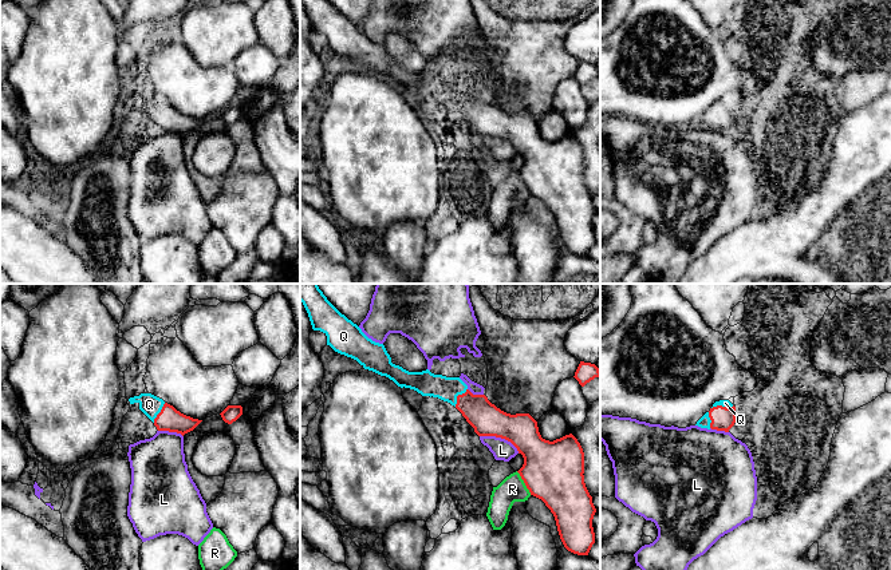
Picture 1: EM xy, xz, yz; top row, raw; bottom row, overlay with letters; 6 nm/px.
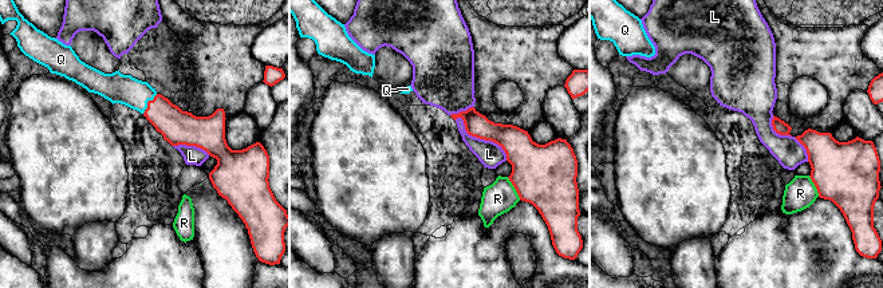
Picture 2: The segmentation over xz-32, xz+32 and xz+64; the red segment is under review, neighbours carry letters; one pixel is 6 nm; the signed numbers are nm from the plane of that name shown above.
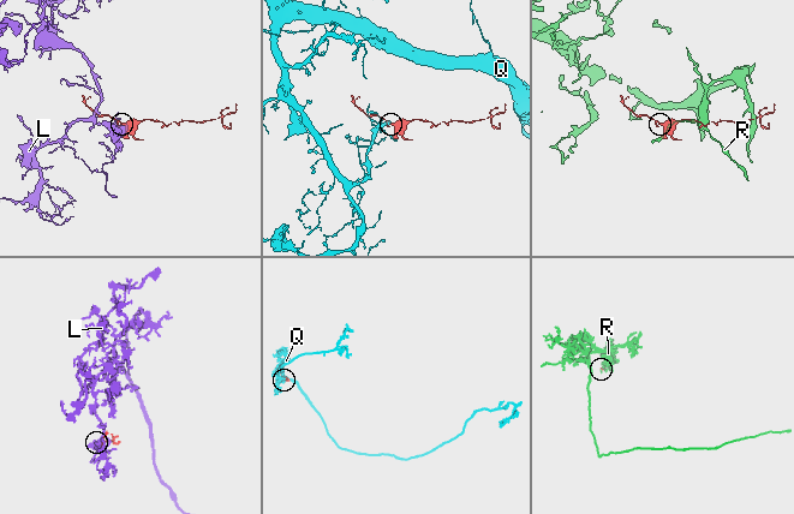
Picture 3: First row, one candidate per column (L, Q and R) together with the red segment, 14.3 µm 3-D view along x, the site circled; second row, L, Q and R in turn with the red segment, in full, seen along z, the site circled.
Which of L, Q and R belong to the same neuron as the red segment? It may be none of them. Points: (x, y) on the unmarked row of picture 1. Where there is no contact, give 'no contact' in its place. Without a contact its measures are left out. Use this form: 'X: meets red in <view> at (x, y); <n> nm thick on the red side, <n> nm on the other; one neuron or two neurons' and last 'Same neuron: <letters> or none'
L: meets red in xz at (500, 137); 200 nm thick on the red side, 130 nm on the other; two neurons
Q: meets red in xz at (457, 97); 190 nm thick on the red side, 140 nm on the other; one neuron
R: meets red in xz at (524, 182); 360 nm thick on the red side, 160 nm on the other; two neurons
Same neuron: Q

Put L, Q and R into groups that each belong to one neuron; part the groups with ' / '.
L / Q / R

